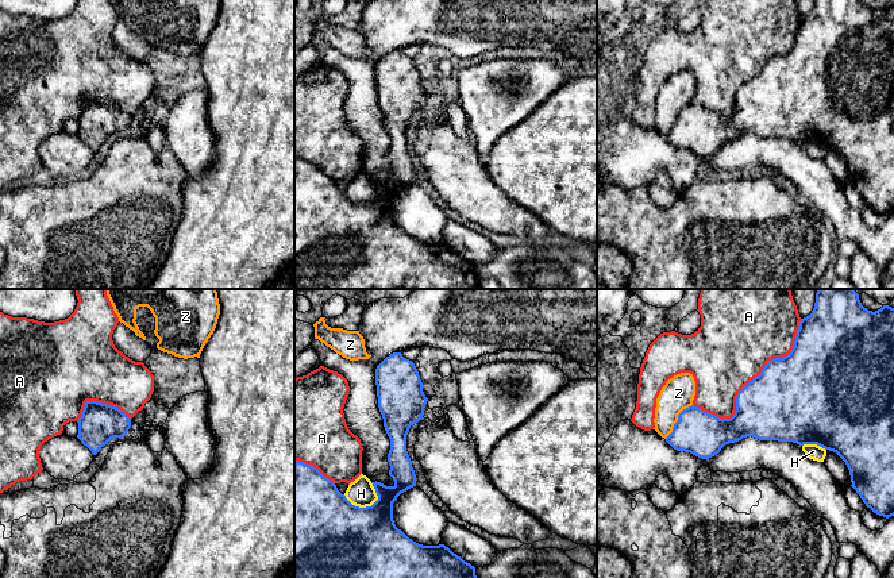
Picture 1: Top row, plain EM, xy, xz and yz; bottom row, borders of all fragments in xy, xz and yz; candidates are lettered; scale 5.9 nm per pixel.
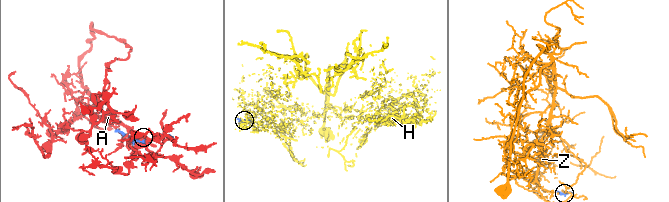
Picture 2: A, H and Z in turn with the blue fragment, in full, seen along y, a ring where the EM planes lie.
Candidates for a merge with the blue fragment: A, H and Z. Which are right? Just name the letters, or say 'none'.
none

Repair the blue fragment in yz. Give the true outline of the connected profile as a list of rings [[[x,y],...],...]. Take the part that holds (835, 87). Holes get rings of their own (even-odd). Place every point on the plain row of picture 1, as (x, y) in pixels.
[[[814,0],[812,11],[799,19],[790,51],[768,58],[762,70],[743,84],[731,116],[720,116],[691,103],[678,112],[666,139],[677,149],[709,157],[725,142],[747,134],[817,142],[836,150],[845,159],[851,184],[866,204],[886,216],[894,213],[894,5],[883,3],[872,9],[862,0]]]

